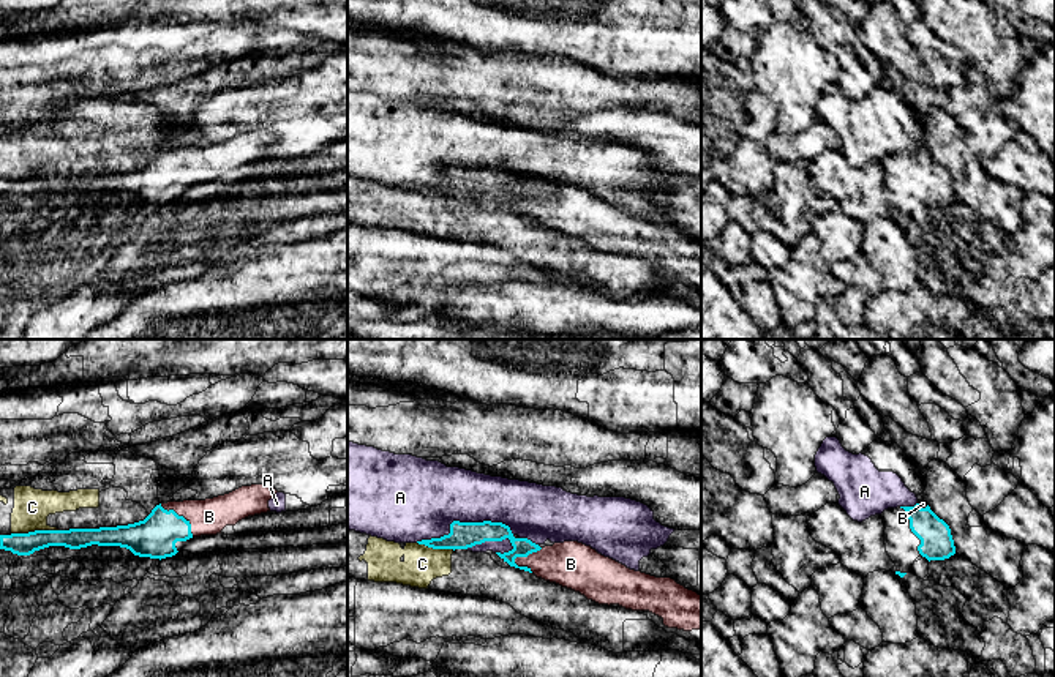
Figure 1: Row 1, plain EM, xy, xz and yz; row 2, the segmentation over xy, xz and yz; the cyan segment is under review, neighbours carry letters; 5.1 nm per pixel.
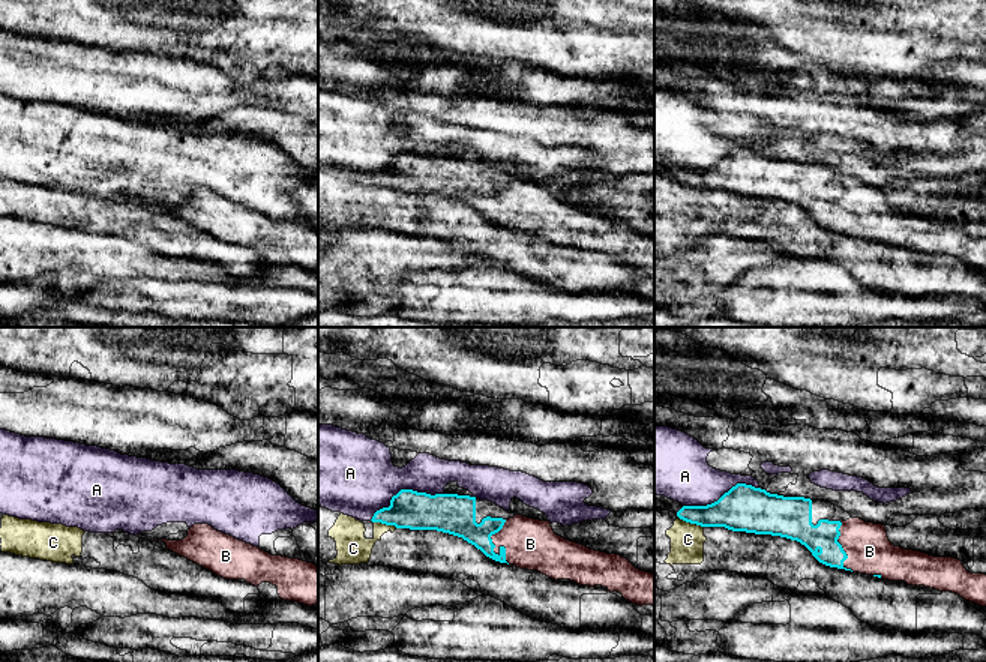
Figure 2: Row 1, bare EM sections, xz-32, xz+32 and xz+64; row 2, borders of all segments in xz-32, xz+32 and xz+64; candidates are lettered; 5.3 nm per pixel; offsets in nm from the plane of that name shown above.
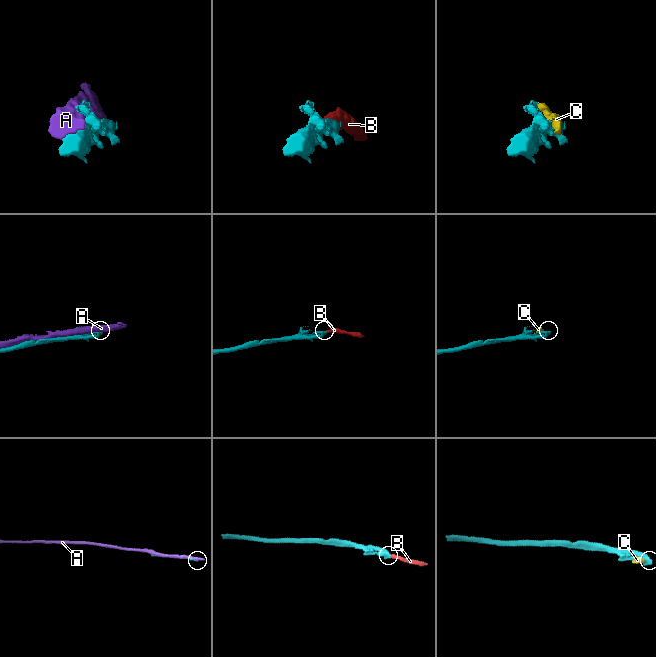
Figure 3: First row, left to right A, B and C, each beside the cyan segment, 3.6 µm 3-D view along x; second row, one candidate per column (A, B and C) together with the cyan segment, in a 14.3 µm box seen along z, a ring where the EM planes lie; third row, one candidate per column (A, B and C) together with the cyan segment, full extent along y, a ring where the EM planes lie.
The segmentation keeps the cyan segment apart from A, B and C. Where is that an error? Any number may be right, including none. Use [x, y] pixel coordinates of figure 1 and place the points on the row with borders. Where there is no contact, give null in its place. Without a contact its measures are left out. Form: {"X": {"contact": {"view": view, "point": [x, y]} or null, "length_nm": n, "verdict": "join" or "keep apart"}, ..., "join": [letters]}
{"A": {"contact": {"view": "xz", "point": [461, 523]}, "length_nm": 500, "verdict": "keep apart"}, "B": {"contact": {"view": "xz", "point": [526, 556]}, "length_nm": 170, "verdict": "join"}, "C": {"contact": {"view": "xy", "point": [35, 531]}, "length_nm": 240, "verdict": "keep apart"}, "join": ["B"]}

